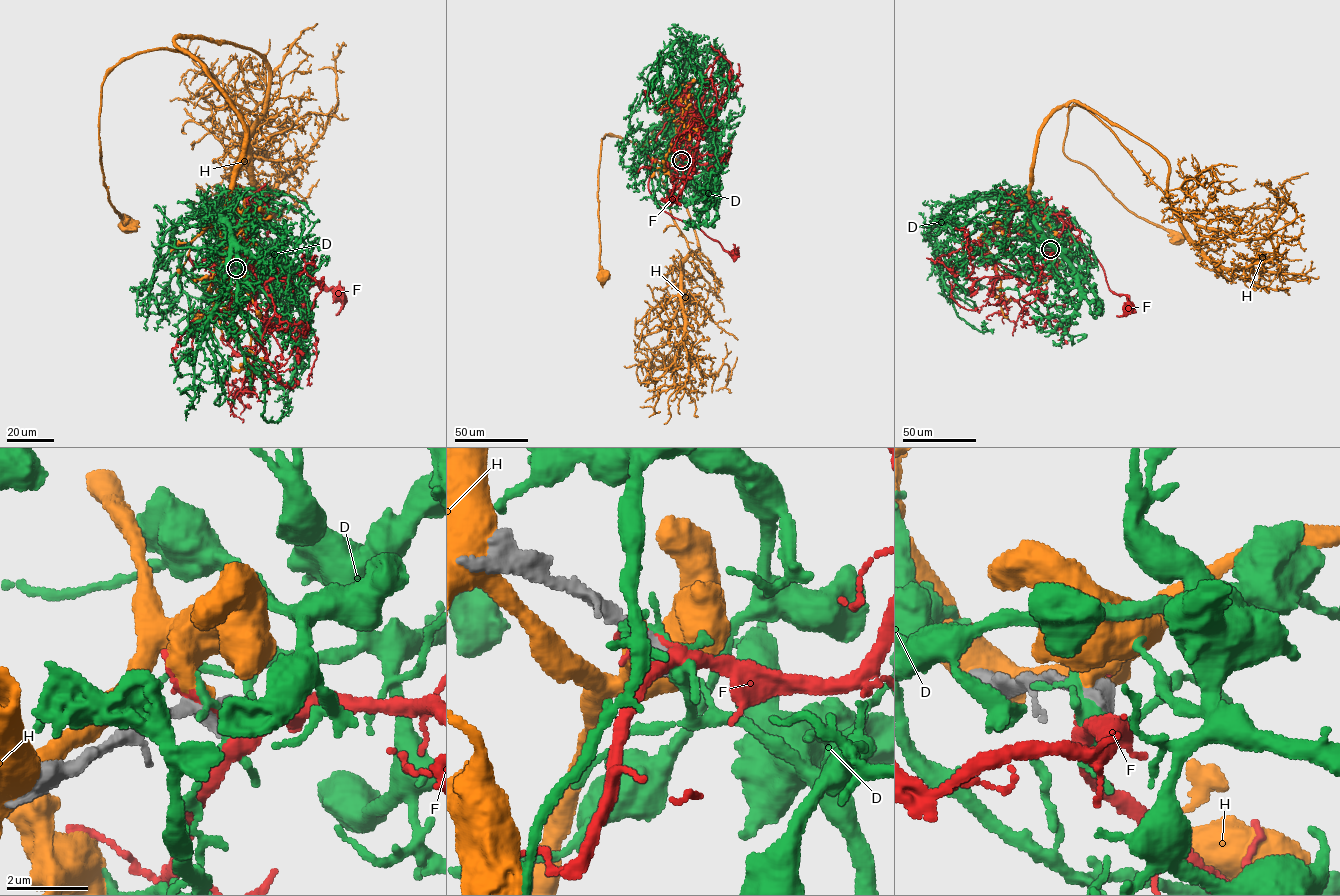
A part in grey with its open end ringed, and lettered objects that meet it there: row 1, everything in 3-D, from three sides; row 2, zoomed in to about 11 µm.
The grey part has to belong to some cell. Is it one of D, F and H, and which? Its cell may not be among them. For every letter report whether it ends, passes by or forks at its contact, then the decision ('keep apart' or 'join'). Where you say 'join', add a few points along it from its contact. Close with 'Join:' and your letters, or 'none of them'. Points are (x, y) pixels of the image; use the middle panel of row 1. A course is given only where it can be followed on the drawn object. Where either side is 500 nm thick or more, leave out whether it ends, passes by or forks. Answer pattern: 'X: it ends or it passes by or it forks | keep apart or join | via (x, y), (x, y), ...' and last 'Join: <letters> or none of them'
D: keep apart
F: keep apart
H: keep apart
Join: none of them

